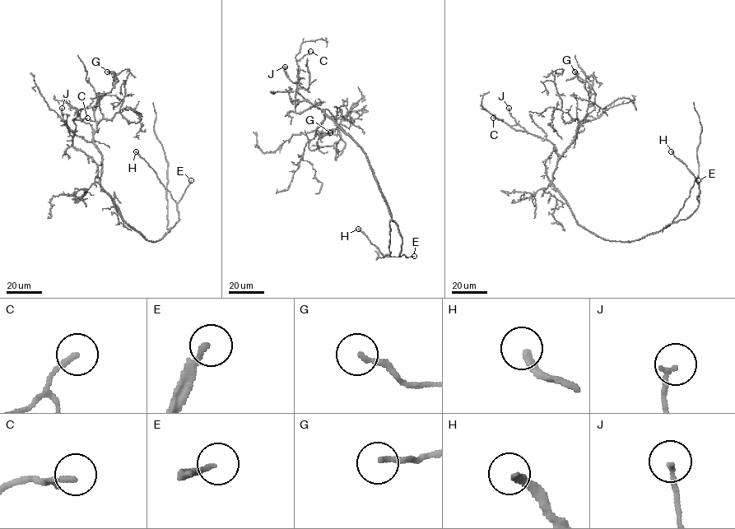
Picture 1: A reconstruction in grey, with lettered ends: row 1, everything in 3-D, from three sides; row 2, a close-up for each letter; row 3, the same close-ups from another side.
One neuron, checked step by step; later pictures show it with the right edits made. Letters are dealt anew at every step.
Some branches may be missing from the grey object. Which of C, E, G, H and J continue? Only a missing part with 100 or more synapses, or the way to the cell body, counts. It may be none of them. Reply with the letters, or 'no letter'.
E, H

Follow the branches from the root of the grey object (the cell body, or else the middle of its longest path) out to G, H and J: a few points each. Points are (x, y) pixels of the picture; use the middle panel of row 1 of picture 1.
G: (354, 140), (323, 110), (324, 118), (315, 130), (319, 135), (318, 146), (338, 141), (341, 136), (330, 132)
H: (354, 140), (365, 154), (388, 206), (391, 219), (402, 237), (399, 256), (384, 256), (358, 229)
J: (354, 140), (317, 107), (320, 103), (301, 112), (295, 112), (296, 85), (287, 76), (285, 67)

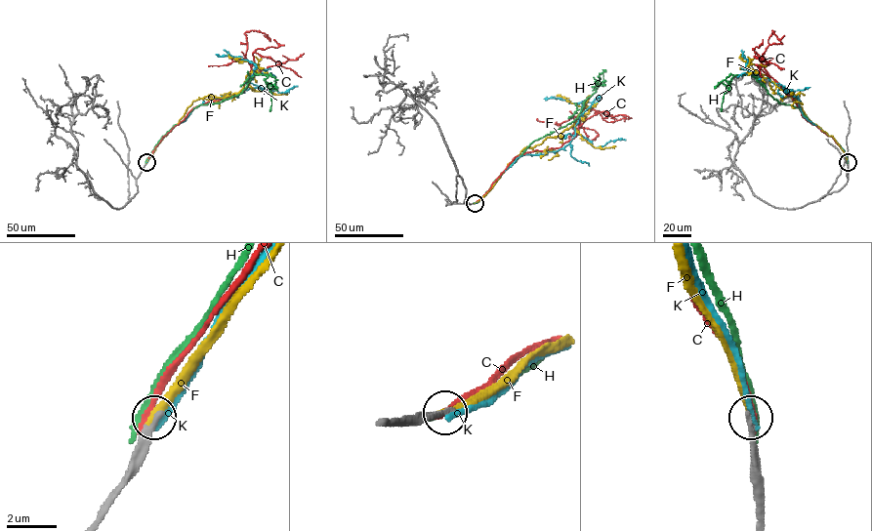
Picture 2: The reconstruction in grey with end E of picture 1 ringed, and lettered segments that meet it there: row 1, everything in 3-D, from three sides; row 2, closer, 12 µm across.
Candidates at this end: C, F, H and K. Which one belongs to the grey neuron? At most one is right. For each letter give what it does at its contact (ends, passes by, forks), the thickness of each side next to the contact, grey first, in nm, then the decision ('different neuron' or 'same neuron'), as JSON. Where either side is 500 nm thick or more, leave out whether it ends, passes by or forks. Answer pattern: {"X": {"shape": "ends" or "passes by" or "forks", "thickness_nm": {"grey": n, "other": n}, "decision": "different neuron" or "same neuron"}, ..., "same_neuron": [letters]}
{"C": {"shape": "ends", "thickness_nm": {"grey": 320, "other": 240}, "decision": "different neuron"}, "F": {"shape": "ends", "thickness_nm": {"grey": 280, "other": 240}, "decision": "same neuron"}, "H": {"shape": "ends", "thickness_nm": {"grey": 360, "other": 260}, "decision": "different neuron"}, "K": {"shape": "ends", "thickness_nm": {"grey": 260, "other": 280}, "decision": "different neuron"}, "same_neuron": ["F"]}

